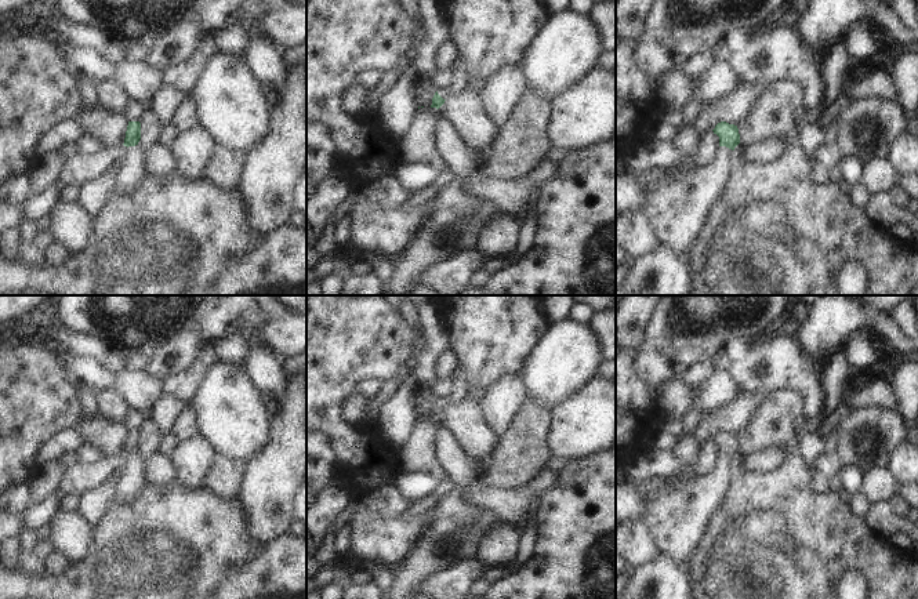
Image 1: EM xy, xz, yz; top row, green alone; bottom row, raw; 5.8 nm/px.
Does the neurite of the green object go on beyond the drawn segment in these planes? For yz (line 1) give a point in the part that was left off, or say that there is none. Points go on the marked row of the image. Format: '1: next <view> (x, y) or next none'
1: next yz (677, 209)

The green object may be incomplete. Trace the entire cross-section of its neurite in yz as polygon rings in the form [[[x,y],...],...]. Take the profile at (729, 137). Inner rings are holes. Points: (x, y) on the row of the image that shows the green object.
[[[721,121],[712,131],[719,137],[716,159],[682,179],[656,181],[642,204],[658,243],[671,243],[681,253],[692,251],[736,167],[737,126]]]

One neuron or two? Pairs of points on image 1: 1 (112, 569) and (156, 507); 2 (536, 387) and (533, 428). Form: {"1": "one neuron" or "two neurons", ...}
{"1": "one neuron", "2": "two neurons"}

